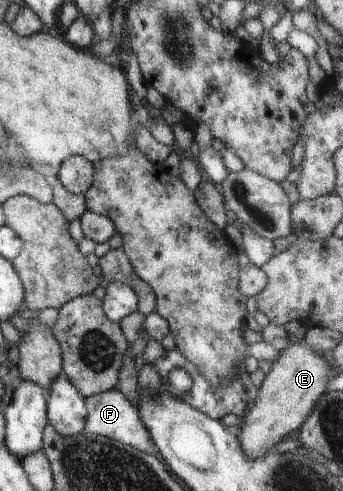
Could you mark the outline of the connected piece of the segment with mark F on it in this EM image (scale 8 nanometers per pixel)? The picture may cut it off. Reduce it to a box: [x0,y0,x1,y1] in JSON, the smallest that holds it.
[84,389,158,455]

